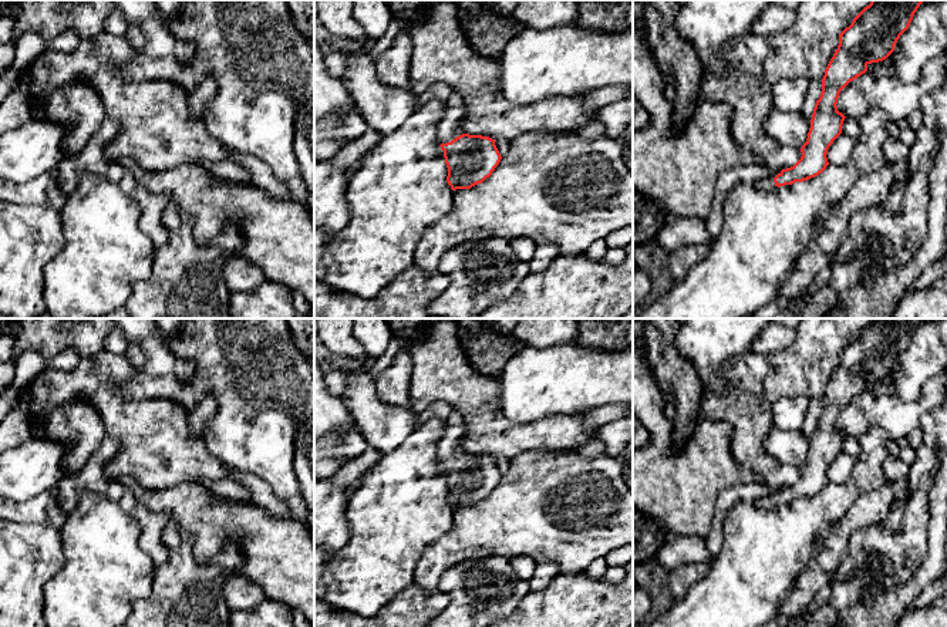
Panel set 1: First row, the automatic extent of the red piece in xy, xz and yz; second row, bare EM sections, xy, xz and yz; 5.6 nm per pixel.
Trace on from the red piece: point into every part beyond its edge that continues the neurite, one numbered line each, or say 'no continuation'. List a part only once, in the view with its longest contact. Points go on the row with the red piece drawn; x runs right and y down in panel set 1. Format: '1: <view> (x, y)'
1: xz (450, 127)

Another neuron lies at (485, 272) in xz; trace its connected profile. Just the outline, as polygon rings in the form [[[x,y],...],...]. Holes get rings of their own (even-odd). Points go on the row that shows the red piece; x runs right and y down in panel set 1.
[[[491,236],[448,250],[439,260],[438,272],[449,279],[449,286],[429,303],[428,316],[469,318],[471,316],[479,317],[491,306],[509,299],[530,269],[526,262],[516,257],[510,240]]]

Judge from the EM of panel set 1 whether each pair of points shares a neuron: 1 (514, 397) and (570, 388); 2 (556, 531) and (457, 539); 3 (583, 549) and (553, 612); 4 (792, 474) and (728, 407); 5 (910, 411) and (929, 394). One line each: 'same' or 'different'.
1: same
2: same
3: different
4: same
5: same

